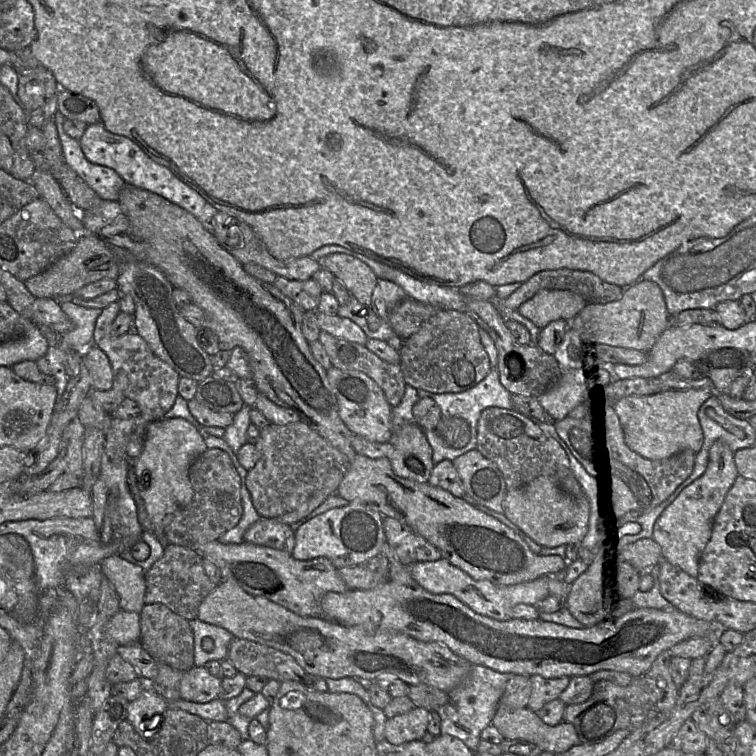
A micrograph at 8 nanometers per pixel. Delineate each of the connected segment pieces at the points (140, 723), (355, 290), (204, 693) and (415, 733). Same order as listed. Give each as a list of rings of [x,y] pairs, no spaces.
[[[145,688],[141,694],[133,701],[129,702],[127,721],[129,721],[135,730],[144,738],[152,739],[159,730],[162,721],[162,714],[168,709],[168,702],[151,688]]]
[[[334,253],[322,258],[318,263],[332,272],[361,304],[371,304],[378,277],[364,262],[346,254]]]
[[[194,666],[183,671],[180,682],[182,700],[206,703],[215,700],[221,692],[221,678],[211,675],[204,667]]]
[[[416,706],[407,713],[387,719],[385,723],[385,740],[393,745],[421,740],[427,731],[430,712]]]

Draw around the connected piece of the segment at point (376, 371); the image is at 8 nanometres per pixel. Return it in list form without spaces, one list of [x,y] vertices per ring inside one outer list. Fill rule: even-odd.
[[[320,331],[319,339],[332,365],[340,370],[356,370],[369,376],[382,389],[388,403],[397,406],[405,392],[406,382],[400,364],[388,363],[365,345]]]

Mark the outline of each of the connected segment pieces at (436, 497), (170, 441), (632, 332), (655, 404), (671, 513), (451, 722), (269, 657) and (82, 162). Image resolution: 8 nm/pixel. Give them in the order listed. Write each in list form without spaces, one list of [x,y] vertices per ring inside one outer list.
[[[356,454],[344,474],[336,494],[348,502],[365,504],[371,509],[380,512],[383,517],[389,516],[401,520],[414,532],[433,544],[444,559],[477,580],[488,580],[497,585],[515,585],[546,575],[559,574],[564,570],[568,562],[559,555],[535,554],[509,527],[470,505],[464,498],[456,497],[452,493],[428,482],[420,483],[397,476],[393,472],[390,460],[387,457],[374,459]]]
[[[162,418],[150,422],[146,427],[143,450],[134,460],[137,480],[139,483],[140,498],[145,505],[147,516],[152,524],[152,533],[164,541],[164,519],[179,509],[186,507],[193,499],[194,490],[189,479],[189,469],[193,461],[205,452],[207,446],[200,432],[184,418]]]
[[[644,279],[628,286],[619,300],[588,303],[568,324],[589,348],[620,347],[645,353],[669,326],[669,313],[661,288]]]
[[[706,387],[628,398],[617,411],[628,446],[649,460],[668,459],[685,449],[698,453],[704,438],[698,411],[714,394],[712,387]]]
[[[721,440],[713,443],[704,474],[686,487],[662,512],[653,529],[663,559],[697,578],[702,553],[711,537],[715,517],[738,476],[733,452]]]
[[[471,665],[469,675],[449,695],[449,701],[436,712],[441,719],[441,734],[454,736],[465,743],[473,752],[477,751],[480,734],[492,724],[496,708],[507,682],[514,674],[501,673],[482,665]]]
[[[234,638],[229,645],[227,660],[246,677],[296,681],[302,683],[306,671],[289,654],[246,639]]]
[[[59,111],[55,115],[57,133],[66,163],[101,197],[117,201],[125,181],[112,168],[90,162],[84,155],[80,141],[70,137],[63,128],[66,118]]]

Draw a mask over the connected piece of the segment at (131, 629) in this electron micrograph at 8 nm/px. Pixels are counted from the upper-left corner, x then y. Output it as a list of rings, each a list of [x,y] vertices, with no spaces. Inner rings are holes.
[[[120,609],[106,623],[105,632],[119,647],[140,642],[140,614]]]

